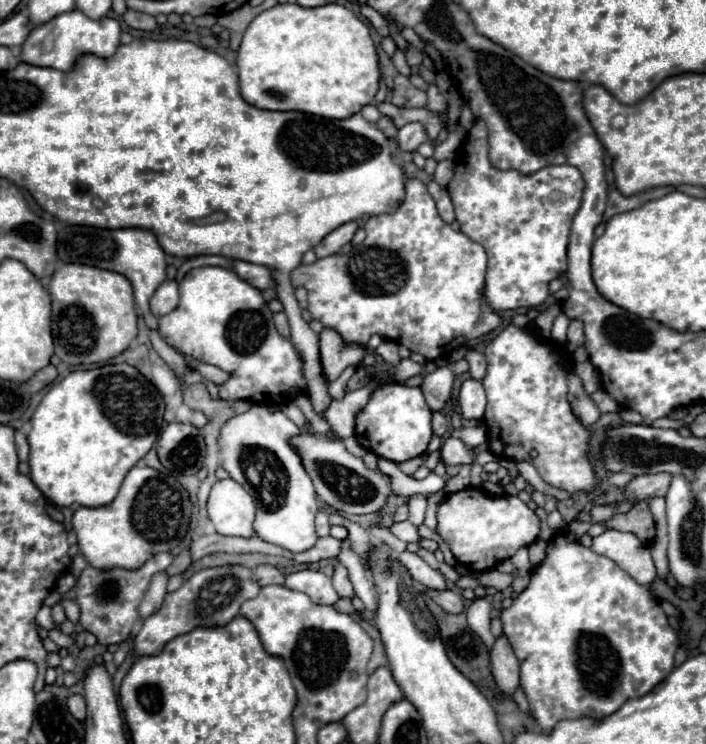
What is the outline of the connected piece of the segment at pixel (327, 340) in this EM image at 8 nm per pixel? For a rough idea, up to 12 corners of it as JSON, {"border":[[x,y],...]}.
{"border":[[336,330],[320,334],[324,376],[334,382],[344,368],[358,366],[366,354]]}

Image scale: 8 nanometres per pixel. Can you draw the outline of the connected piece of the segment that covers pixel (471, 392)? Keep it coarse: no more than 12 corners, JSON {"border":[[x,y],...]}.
{"border":[[466,380],[458,392],[464,418],[482,420],[486,392],[482,382]]}

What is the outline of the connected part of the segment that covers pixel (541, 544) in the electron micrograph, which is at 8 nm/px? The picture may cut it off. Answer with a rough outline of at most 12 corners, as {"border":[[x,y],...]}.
{"border":[[544,540],[528,546],[532,568],[546,558]]}

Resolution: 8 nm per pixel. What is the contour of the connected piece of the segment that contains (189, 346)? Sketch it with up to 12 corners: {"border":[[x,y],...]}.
{"border":[[192,268],[160,336],[222,368],[222,400],[286,404],[302,360],[262,292]]}

